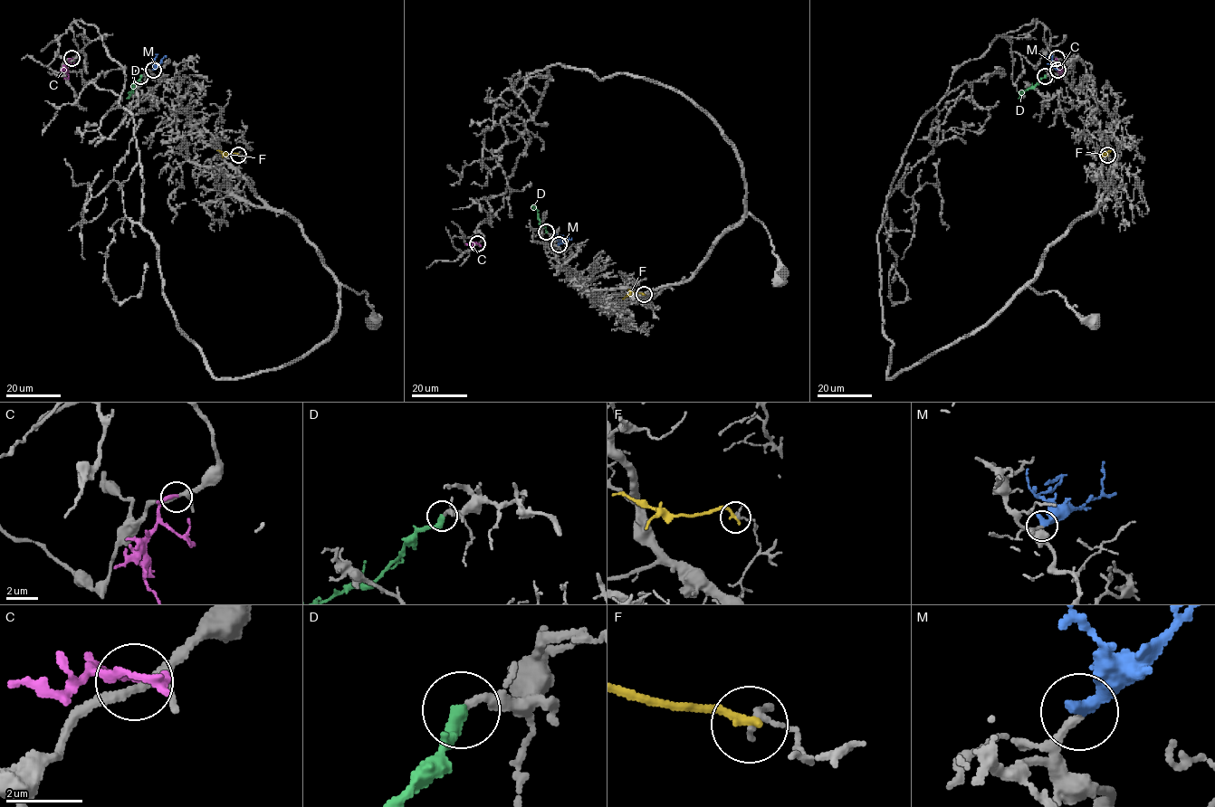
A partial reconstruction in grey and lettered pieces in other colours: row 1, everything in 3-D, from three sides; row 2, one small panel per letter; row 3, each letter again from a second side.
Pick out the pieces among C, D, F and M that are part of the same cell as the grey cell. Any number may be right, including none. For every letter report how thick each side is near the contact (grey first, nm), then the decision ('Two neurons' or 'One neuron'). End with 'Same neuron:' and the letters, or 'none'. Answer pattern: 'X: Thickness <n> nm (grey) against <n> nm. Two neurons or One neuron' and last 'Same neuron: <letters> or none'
C: Thickness 200 nm (grey) against 220 nm. Two neurons
D: Thickness 200 nm (grey) against 400 nm. One neuron
F: Thickness 180 nm (grey) against 240 nm. Two neurons
M: Thickness 220 nm (grey) against 400 nm. One neuron
Same neuron: D, M

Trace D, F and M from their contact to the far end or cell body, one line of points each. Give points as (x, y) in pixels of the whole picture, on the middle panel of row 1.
D: (546, 232), (540, 223), (537, 210), (531, 205)
F: (644, 294), (631, 292), (622, 299)
M: (558, 244), (569, 238), (569, 232)

